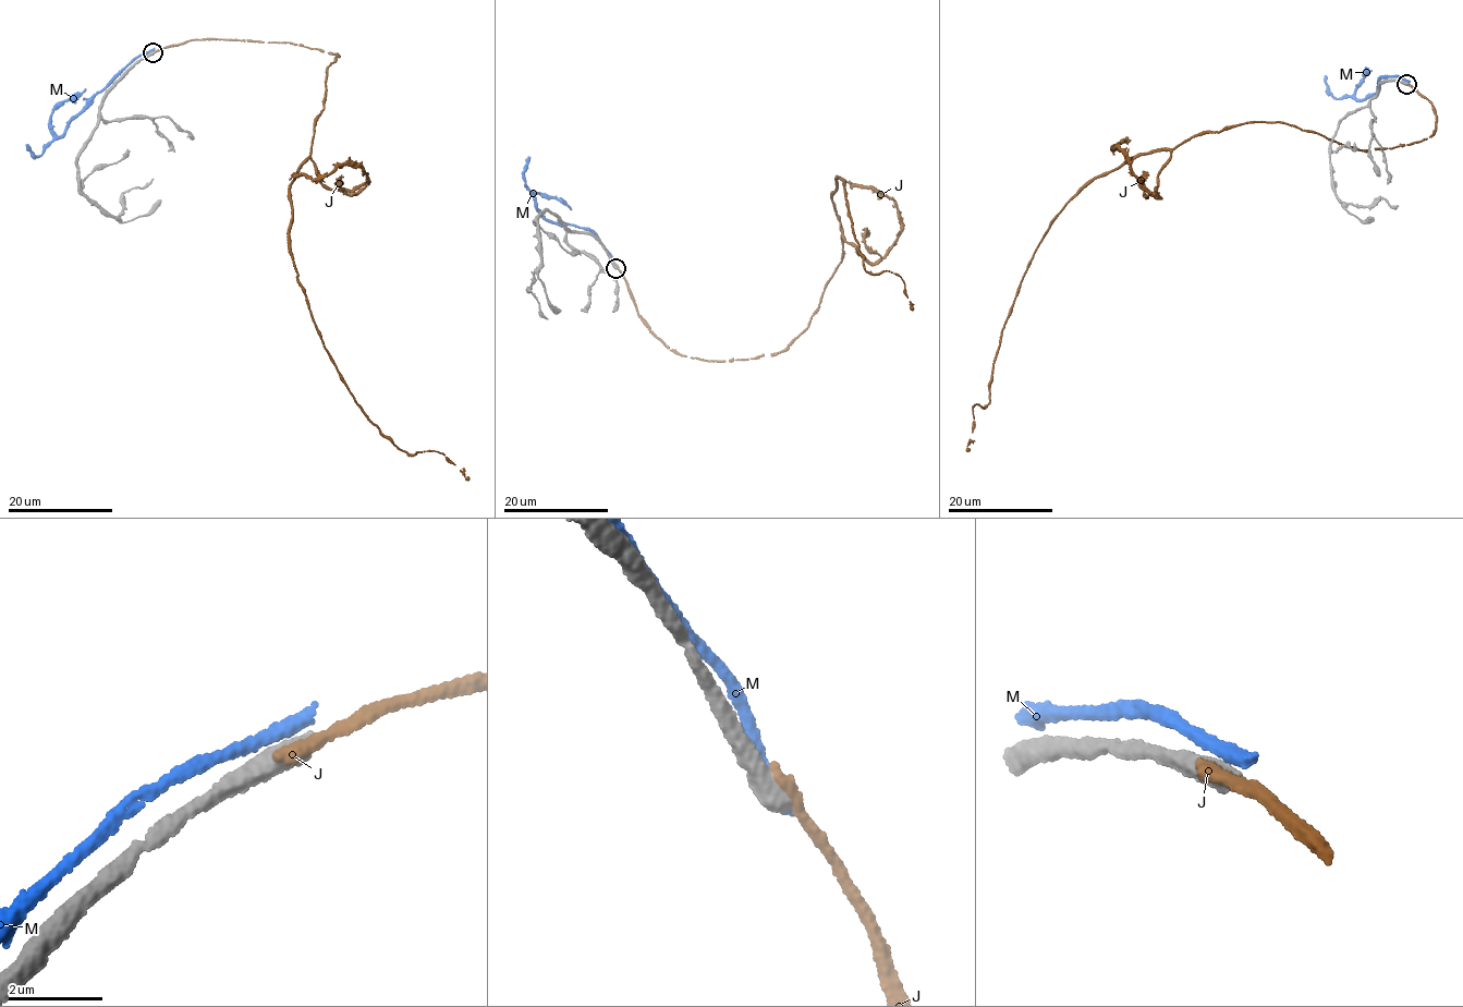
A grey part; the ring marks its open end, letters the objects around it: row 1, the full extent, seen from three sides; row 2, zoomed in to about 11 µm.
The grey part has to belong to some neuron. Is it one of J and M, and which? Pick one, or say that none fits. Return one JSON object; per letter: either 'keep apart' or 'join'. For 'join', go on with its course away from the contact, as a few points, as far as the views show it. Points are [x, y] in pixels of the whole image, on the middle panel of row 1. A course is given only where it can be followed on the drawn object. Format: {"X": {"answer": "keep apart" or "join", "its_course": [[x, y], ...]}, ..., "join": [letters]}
{"J": {"answer": "keep apart"}, "M": {"answer": "keep apart"}, "join": []}

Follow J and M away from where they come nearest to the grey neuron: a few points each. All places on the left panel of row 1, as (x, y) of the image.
J: (151, 52), (222, 39), (338, 55), (288, 187), (294, 267), (358, 407), (392, 444), (437, 451), (470, 478)
M: (151, 50), (121, 69), (61, 135), (55, 133), (52, 111), (86, 88)

